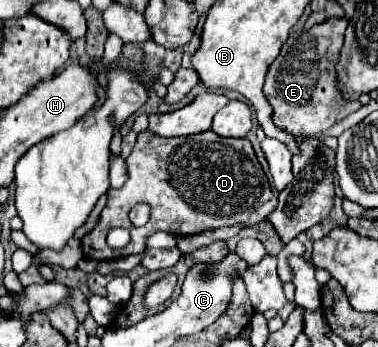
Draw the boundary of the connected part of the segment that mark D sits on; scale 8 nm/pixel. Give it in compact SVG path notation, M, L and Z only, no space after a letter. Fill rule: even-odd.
M146 130L138 134L134 150L126 158L126 168L128 180L122 188L108 190L108 204L100 212L98 224L82 238L82 252L88 260L102 262L142 254L146 250L146 238L154 232L194 236L234 224L250 228L262 222L278 204L248 138L222 138L212 130L196 136L160 138ZM150 194L154 194L154 206L150 206L152 214L148 224L142 228L130 226L130 208L140 202L148 204ZM116 226L128 228L132 234L132 242L122 250L106 246L106 234Z

